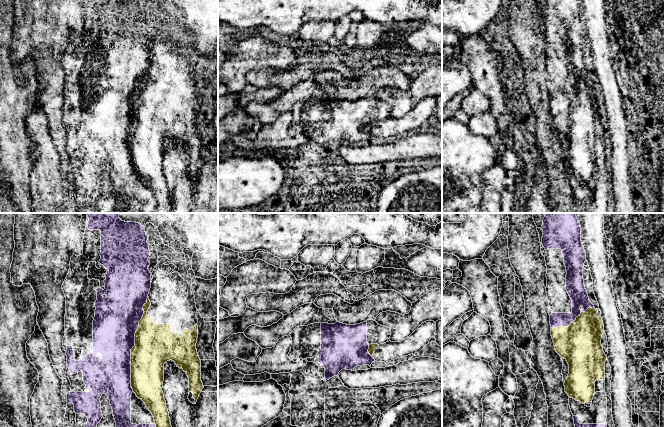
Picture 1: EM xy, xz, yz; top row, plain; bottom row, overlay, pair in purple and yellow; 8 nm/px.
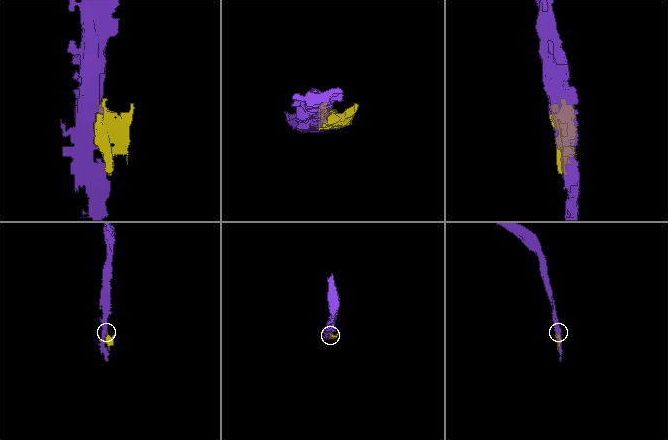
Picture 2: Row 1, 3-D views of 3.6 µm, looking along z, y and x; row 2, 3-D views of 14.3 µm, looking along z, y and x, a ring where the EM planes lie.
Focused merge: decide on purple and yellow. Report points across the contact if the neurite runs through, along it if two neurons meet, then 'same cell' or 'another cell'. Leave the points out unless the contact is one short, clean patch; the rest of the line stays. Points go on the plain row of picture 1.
another cell

